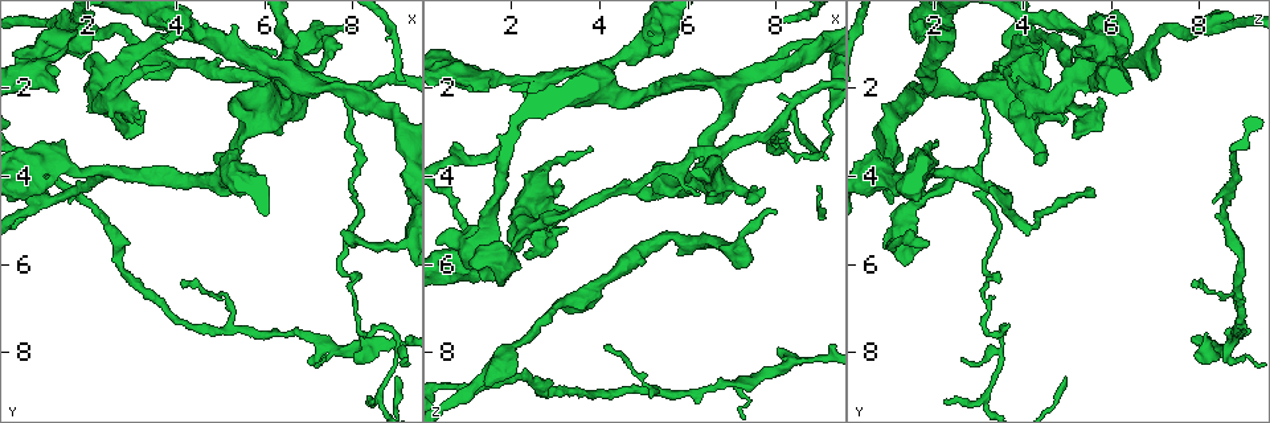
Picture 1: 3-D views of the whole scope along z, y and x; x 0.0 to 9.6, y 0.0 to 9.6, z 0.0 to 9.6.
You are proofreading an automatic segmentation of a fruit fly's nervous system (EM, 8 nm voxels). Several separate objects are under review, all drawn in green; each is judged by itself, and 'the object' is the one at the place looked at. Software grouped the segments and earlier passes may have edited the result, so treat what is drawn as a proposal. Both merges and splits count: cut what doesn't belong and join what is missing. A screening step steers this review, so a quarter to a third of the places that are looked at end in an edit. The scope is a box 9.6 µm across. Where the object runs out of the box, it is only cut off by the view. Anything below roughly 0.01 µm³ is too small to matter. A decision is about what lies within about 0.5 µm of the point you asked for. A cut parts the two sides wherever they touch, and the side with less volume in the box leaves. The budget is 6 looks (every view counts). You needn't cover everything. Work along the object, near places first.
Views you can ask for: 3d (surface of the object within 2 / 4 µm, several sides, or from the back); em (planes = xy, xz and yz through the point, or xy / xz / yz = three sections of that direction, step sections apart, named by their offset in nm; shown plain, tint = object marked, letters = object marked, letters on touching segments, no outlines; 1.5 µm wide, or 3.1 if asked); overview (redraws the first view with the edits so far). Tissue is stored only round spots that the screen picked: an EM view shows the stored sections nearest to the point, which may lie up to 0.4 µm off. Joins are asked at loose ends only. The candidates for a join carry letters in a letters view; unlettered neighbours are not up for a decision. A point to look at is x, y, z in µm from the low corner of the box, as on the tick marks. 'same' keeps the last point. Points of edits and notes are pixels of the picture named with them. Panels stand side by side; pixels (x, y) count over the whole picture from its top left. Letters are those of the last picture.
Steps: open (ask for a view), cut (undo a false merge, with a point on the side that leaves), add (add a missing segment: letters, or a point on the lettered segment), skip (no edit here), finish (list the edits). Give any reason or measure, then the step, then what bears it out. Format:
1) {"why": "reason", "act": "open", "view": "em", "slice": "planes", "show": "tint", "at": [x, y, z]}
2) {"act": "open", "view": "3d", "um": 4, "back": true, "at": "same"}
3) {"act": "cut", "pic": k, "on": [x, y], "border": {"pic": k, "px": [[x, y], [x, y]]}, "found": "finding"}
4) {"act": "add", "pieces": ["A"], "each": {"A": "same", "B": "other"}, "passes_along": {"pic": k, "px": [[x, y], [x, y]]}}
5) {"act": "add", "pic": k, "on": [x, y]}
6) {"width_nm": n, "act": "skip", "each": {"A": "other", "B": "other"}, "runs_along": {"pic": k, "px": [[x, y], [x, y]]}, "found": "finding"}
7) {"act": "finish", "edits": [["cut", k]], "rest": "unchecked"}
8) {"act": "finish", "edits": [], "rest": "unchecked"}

{"why": "a fork", "act": "open", "view": "3d", "um": 4, "at": [2.25, 2.25, 4.85]}

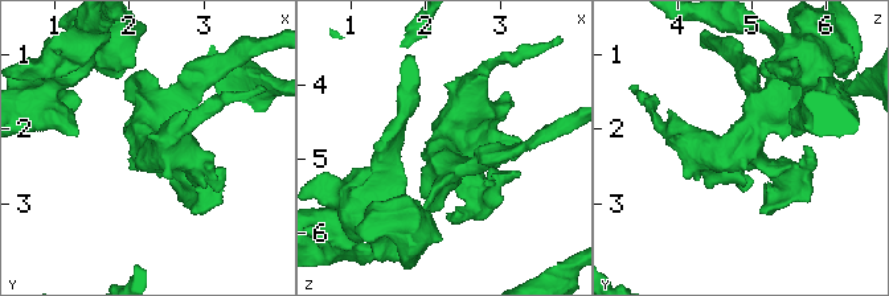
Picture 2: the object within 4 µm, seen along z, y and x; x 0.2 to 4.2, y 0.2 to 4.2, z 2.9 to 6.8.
{"why": "now the EM", "act": "open", "view": "em", "slice": "planes", "show": "letters", "at": [2.25, 2.20, 4.85]}

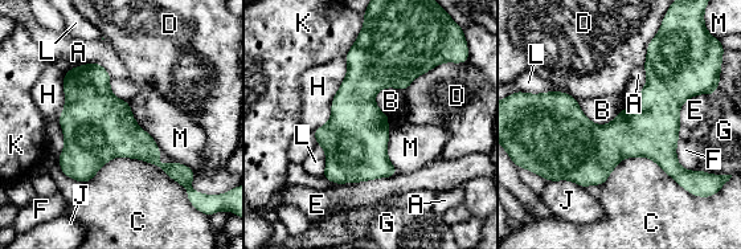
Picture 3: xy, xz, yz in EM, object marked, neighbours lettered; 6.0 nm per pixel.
{"arms": 4, "act": "skip", "each": {"A": "other", "B": "other", "C": "other", "D": "other", "E": "other", "F": "other", "G": "other", "H": "other", "J": "other", "K": "other", "L": "other", "M": "other"}, "border": {"pic": 3, "px": [[577, 101], [598, 125], [621, 110]]}, "found": "all the same neuron"}

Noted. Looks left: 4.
{"why": "thick turns thin", "act": "open", "view": "em", "slice": "xz", "step": 4, "show": "tint", "at": [1.95, 0.75, 7.95]}

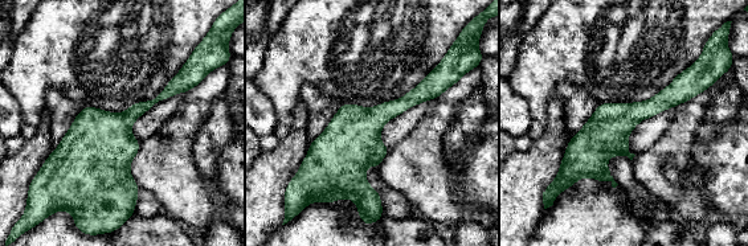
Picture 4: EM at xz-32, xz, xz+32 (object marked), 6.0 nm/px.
{"act": "open", "view": "em", "slice": "planes", "show": "tint", "at": "same"}

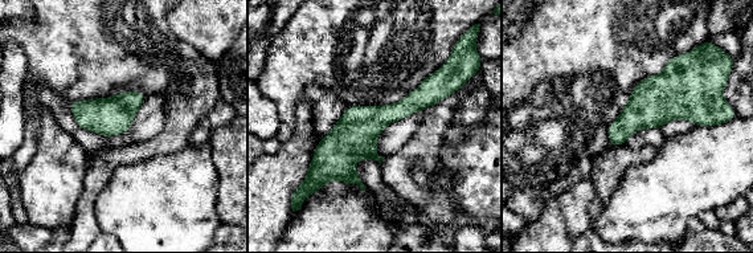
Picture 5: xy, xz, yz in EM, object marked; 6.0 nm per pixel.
{"act": "open", "view": "em", "slice": "planes", "show": "letters", "at": "same"}

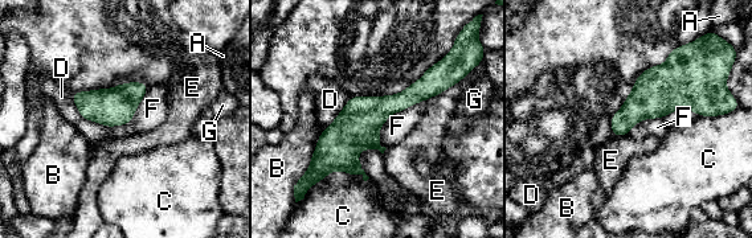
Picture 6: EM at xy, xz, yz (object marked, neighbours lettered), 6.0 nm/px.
{"width_nm": 220, "act": "skip", "each": {"A": "other", "B": "other", "C": "other", "D": "other", "E": "other", "F": "other", "G": "other"}, "border": {"pic": 6, "px": [[425, 99], [385, 120], [381, 147]]}, "found": "all the same neuron"}

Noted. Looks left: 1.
{"act": "finish", "edits": [], "rest": "unchecked"}

